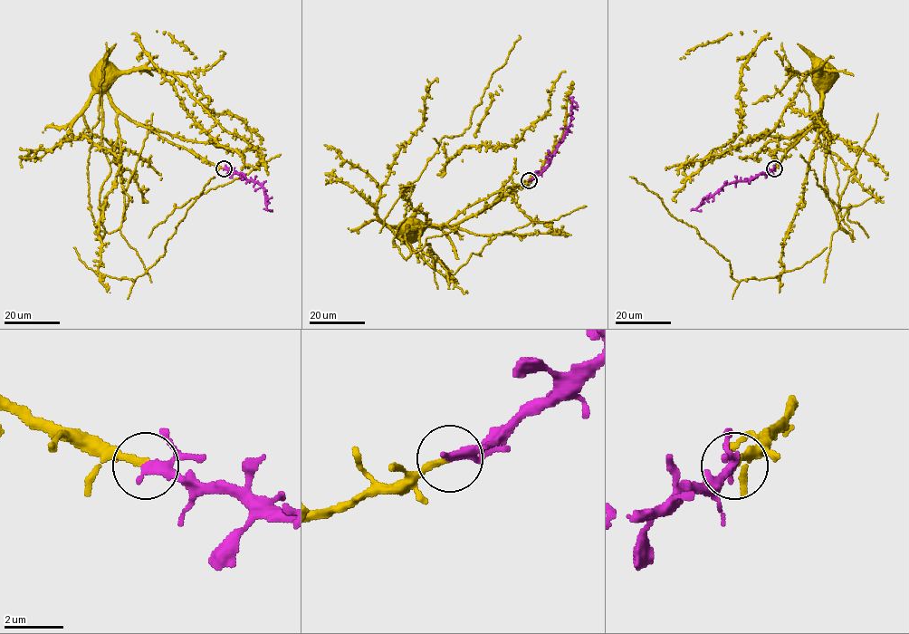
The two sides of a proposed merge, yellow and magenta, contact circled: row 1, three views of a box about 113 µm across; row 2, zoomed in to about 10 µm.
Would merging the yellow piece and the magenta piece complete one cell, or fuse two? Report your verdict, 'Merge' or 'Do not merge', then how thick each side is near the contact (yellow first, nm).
Merge. Thickness 240 nm (yellow) against 240 nm

